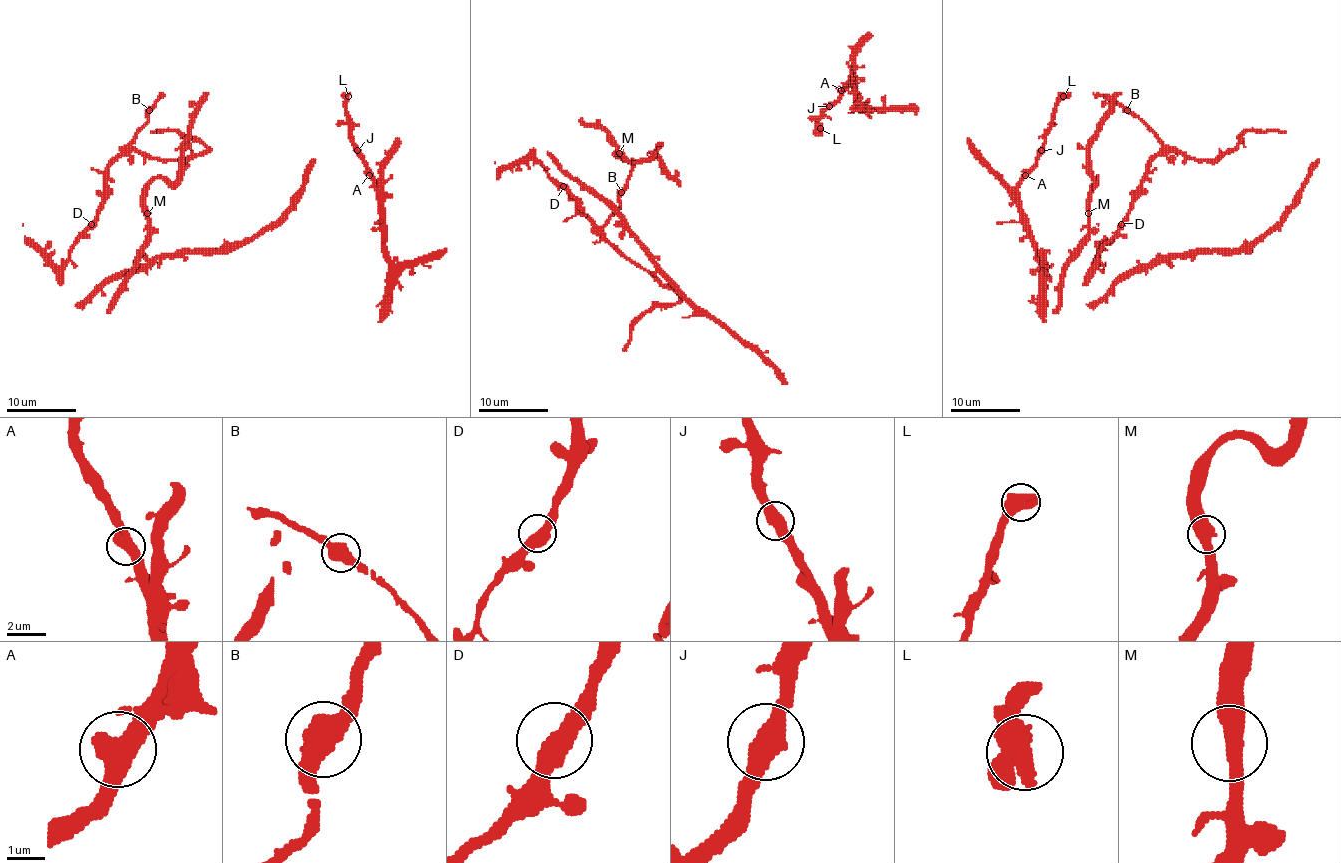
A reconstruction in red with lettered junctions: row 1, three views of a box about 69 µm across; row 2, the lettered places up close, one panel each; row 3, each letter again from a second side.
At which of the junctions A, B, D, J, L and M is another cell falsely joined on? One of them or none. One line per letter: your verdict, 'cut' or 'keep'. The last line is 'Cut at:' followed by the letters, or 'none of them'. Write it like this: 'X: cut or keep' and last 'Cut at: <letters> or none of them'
A: keep
B: keep
D: keep
J: keep
L: keep
M: keep
Cut at: none of them

